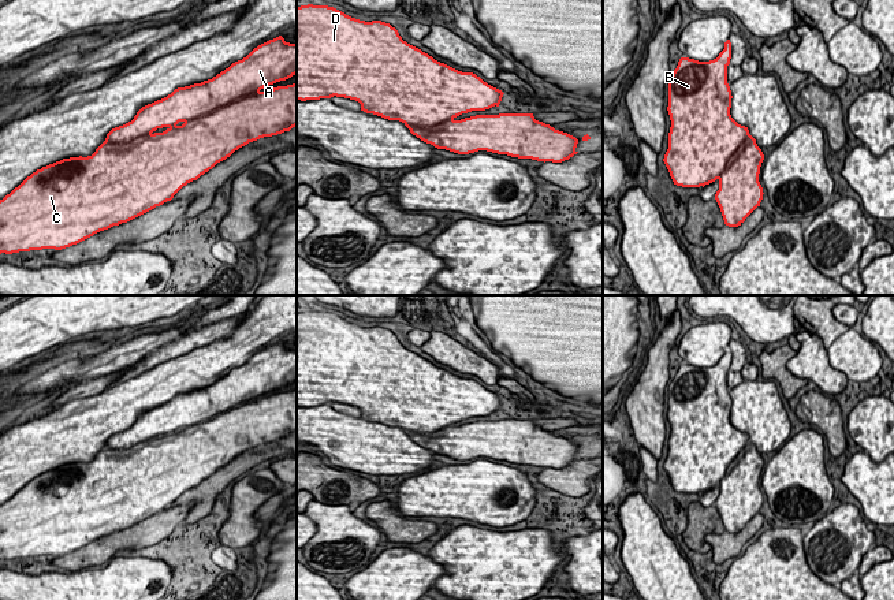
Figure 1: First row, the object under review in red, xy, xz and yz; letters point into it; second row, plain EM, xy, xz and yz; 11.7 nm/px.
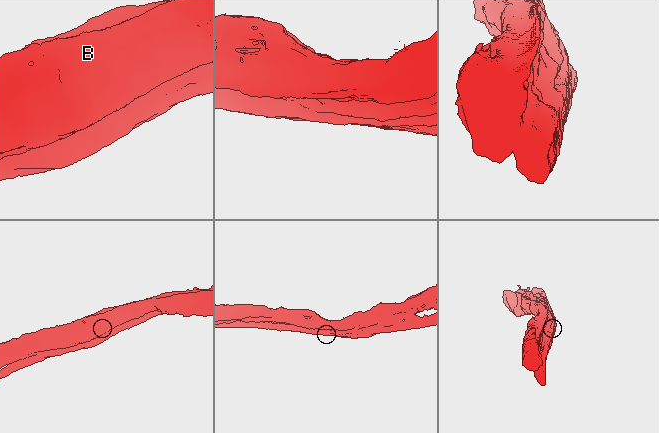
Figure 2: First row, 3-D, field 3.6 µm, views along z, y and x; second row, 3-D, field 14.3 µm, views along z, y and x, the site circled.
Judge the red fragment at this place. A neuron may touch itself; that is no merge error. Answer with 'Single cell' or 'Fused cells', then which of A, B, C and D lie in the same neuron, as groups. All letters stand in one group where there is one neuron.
Fused cells. Groups: A B D / C

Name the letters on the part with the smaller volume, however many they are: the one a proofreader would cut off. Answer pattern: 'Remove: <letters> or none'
Remove: C

